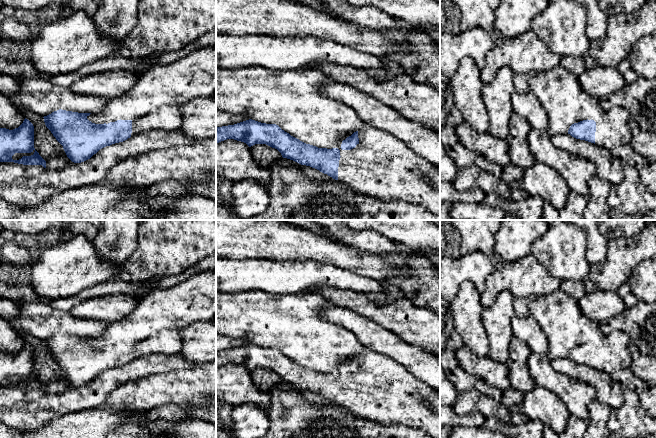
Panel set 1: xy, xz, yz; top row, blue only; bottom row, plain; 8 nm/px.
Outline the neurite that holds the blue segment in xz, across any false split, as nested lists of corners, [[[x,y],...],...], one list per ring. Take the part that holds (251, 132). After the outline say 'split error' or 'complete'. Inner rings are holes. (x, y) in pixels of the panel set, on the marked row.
[[[252,119],[216,127],[216,143],[227,139],[244,142],[249,147],[266,144],[277,149],[283,158],[315,168],[359,194],[384,201],[406,201],[440,214],[440,190],[432,187],[427,180],[430,174],[440,171],[440,168],[413,152],[400,139],[370,125],[366,124],[342,141],[340,148],[348,151],[346,156],[341,156],[338,148],[318,148],[306,144],[276,124],[261,123]]]; split error

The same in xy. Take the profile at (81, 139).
[[[165,105],[135,120],[117,120],[95,124],[87,119],[91,113],[59,109],[44,116],[46,127],[63,146],[74,163],[90,159],[100,149],[123,142],[148,130],[180,130],[183,105]]]; split error

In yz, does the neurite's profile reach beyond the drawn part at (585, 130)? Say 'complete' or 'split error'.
split error

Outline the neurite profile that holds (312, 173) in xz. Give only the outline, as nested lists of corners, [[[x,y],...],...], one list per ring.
[[[281,157],[279,161],[285,162],[288,165],[299,168],[309,179],[317,180],[317,181],[331,182],[336,185],[341,184],[338,180],[335,180],[332,177],[328,176],[327,174],[324,174],[324,173],[320,172],[319,170],[312,168],[310,166],[301,165],[293,160],[283,158],[283,157]]]

